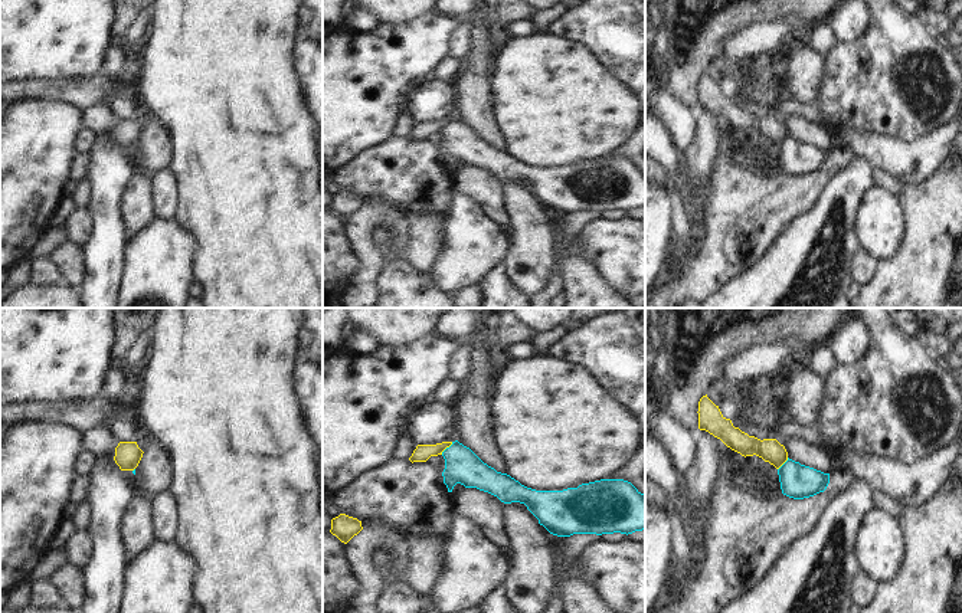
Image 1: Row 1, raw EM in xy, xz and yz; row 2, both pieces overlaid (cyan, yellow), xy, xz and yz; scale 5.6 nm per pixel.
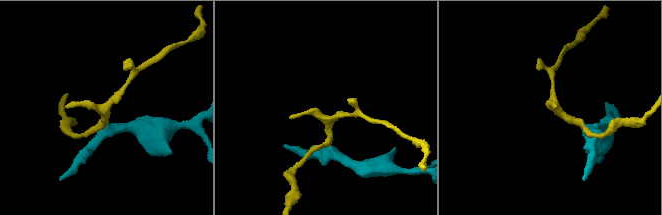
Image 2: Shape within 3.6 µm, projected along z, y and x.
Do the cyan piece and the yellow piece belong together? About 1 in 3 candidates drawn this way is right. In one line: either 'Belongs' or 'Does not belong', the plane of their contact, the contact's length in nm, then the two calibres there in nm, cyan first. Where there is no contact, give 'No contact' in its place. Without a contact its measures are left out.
Does not belong. Touches cyan in xz. Shared border 100 nm. Thickness 190 nm (cyan) against 90 nm.

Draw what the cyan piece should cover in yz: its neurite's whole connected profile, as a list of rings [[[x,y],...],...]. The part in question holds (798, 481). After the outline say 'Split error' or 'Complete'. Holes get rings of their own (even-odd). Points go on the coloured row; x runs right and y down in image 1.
[[[789,458],[778,469],[778,475],[782,494],[794,499],[804,499],[824,492],[830,483],[830,473],[801,465]]]. Complete.

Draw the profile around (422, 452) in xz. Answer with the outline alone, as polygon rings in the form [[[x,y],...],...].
[[[442,442],[436,445],[418,445],[413,450],[409,460],[413,462],[426,462],[431,456],[442,455],[442,452],[449,448],[452,442]]]

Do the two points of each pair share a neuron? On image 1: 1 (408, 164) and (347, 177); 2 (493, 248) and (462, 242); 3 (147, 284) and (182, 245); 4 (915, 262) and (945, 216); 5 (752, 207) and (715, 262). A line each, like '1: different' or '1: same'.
1: same
2: same
3: same
4: same
5: same

